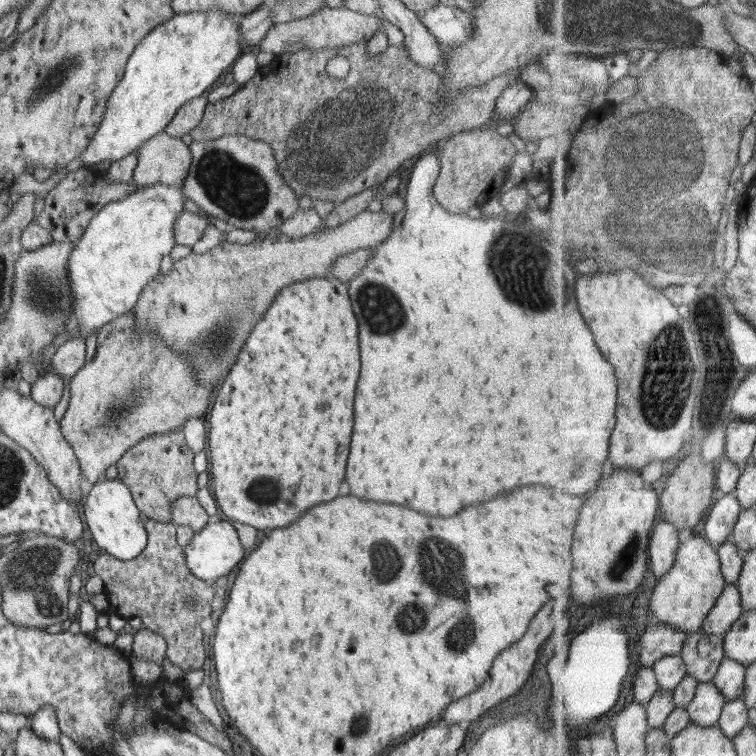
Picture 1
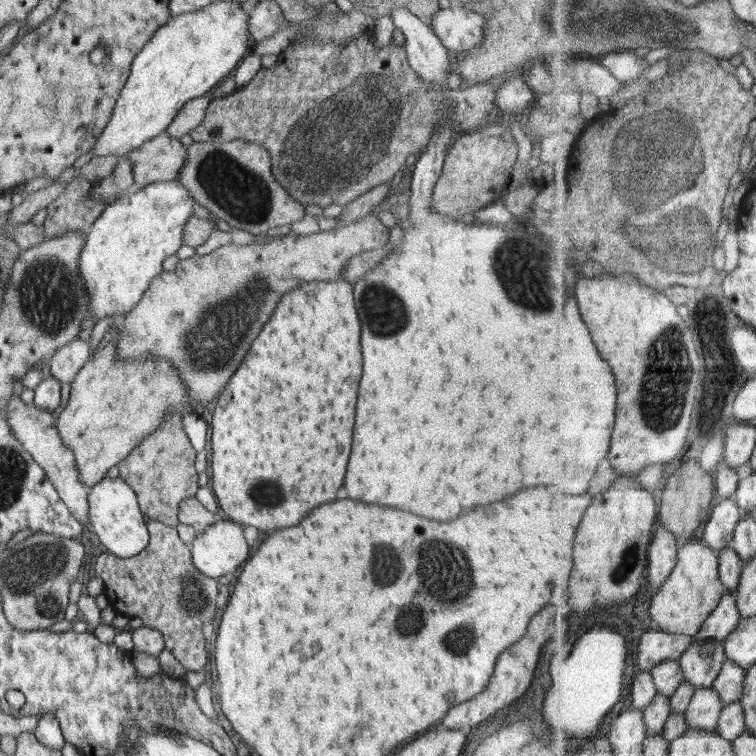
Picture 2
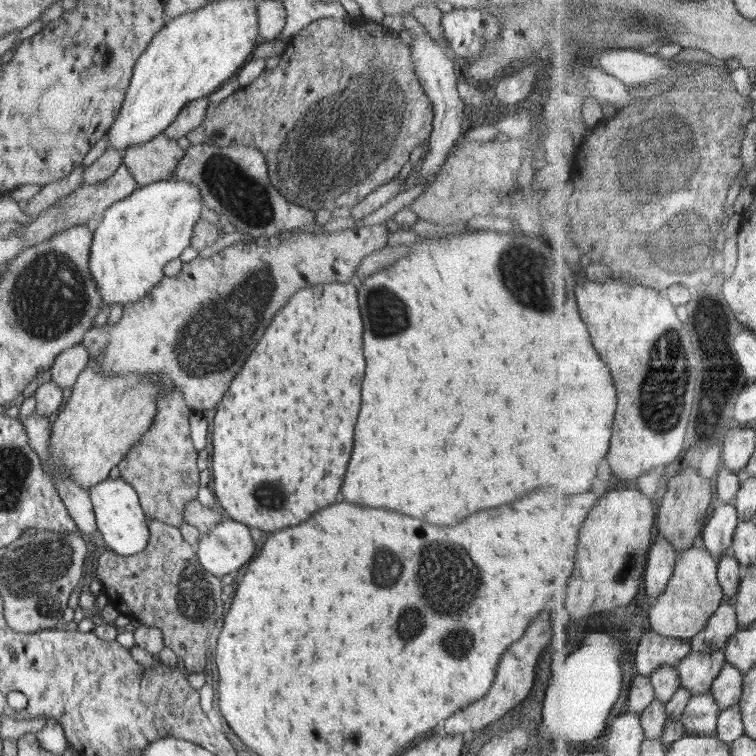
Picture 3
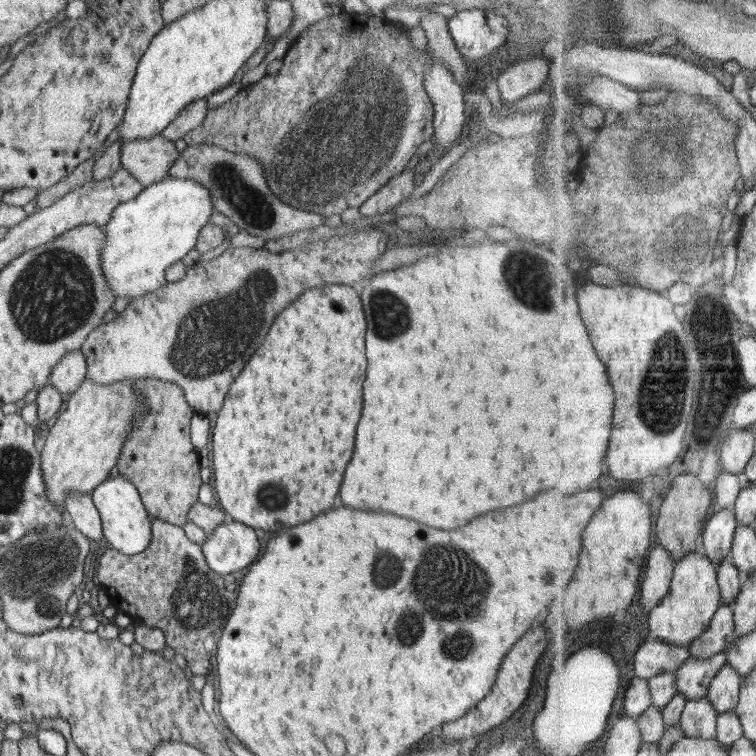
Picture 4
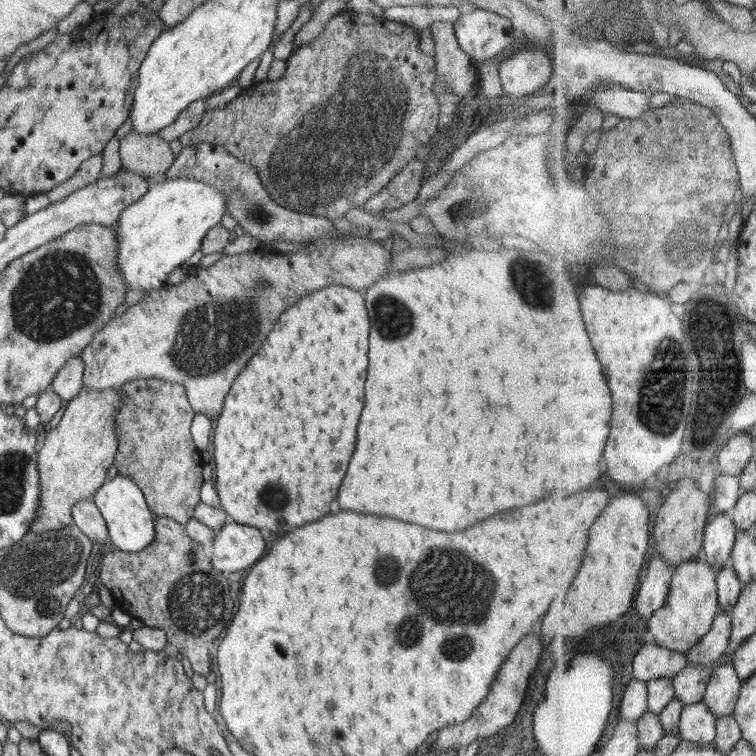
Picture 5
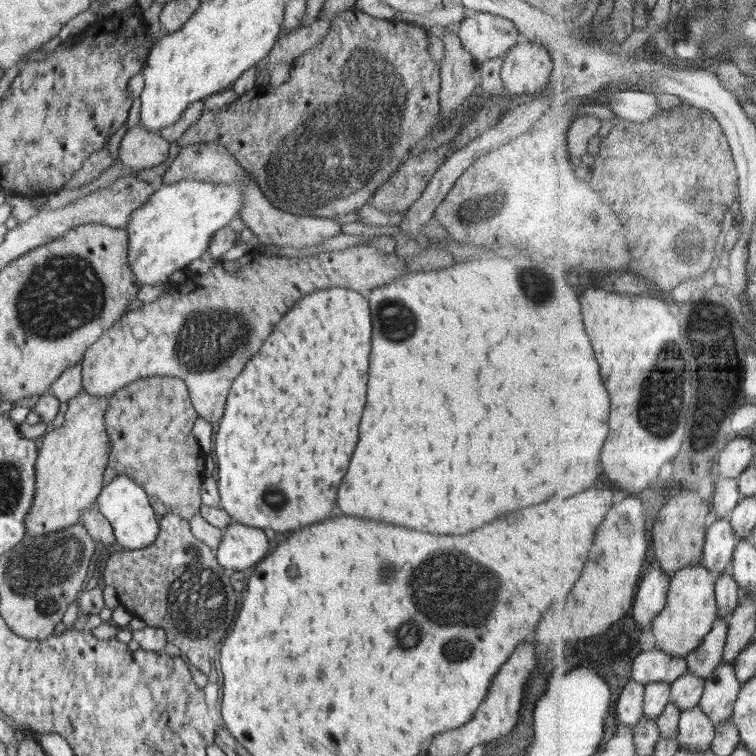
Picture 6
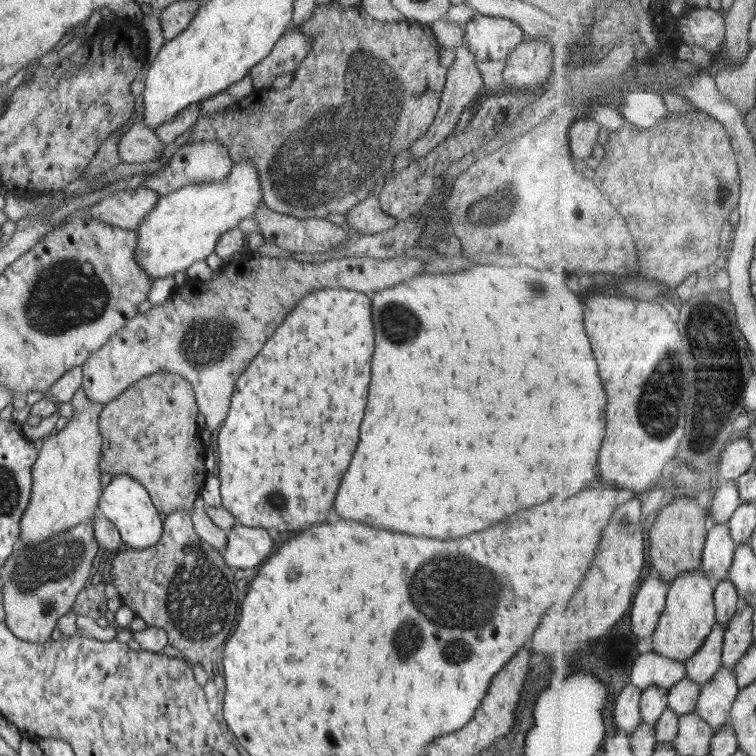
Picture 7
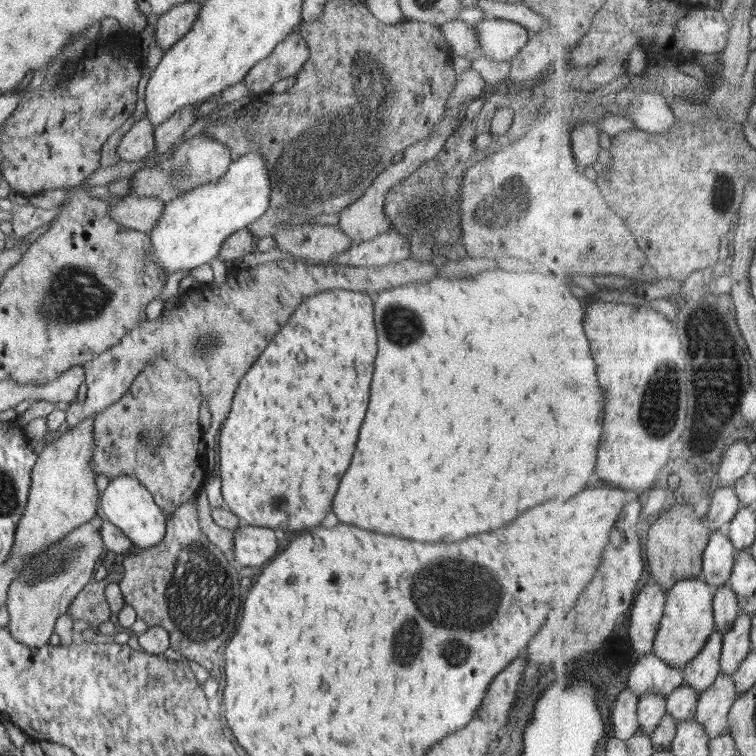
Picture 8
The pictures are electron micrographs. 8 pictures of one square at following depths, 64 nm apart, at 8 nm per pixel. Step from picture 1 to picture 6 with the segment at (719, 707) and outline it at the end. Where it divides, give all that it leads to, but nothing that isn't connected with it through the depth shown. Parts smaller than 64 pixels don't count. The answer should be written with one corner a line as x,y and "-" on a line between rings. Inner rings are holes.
701,705
683,712
679,736
682,749
687,748
690,752
708,752
713,748
716,737
717,724

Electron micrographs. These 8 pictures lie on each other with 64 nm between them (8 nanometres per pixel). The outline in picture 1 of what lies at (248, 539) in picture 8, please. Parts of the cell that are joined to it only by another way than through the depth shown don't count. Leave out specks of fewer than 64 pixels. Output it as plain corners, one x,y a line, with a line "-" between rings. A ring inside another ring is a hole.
218,519
209,522
200,532
195,532
190,544
183,546
183,549
191,573
207,583
230,574
244,558
244,547
234,526

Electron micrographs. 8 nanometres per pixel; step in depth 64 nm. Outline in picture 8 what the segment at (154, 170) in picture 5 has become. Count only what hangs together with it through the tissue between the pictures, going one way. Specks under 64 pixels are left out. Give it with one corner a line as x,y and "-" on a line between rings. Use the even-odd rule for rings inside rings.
148,117
136,121
120,141
117,148
119,158
128,163
146,158
155,148
154,129

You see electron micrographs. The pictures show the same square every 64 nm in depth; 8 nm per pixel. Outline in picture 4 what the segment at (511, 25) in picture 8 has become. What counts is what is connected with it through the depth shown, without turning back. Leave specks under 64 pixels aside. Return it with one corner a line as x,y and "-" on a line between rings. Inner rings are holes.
486,9
456,12
448,19
450,36
467,61
477,61
506,44
509,19

